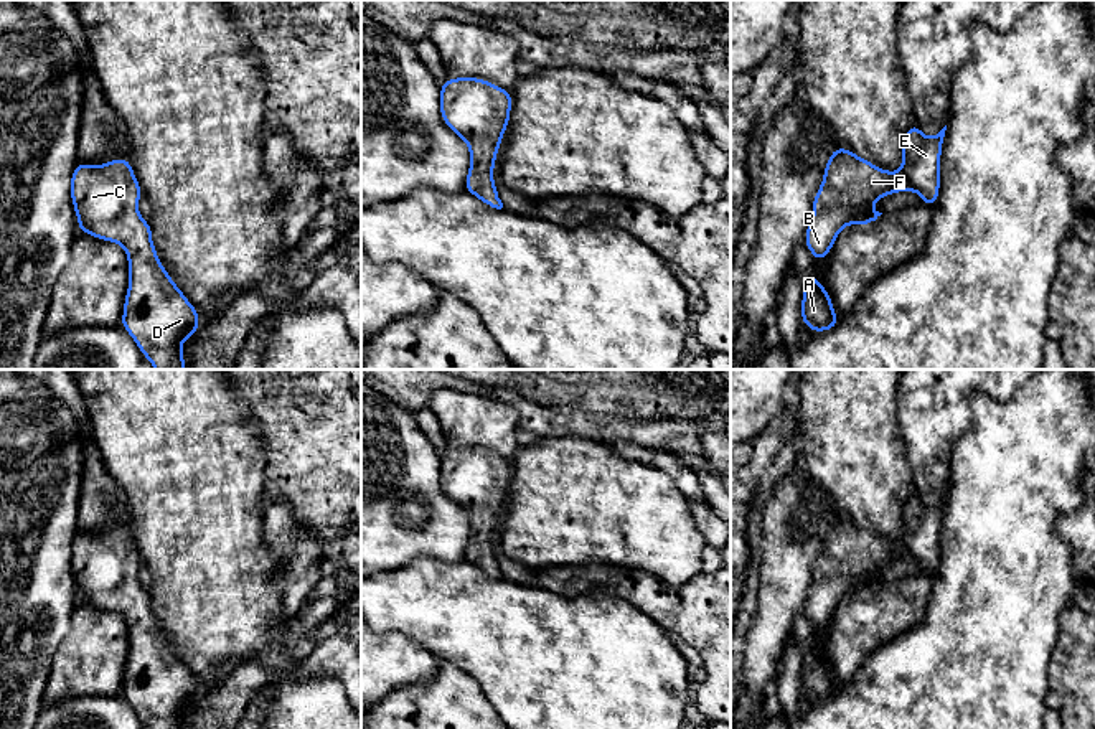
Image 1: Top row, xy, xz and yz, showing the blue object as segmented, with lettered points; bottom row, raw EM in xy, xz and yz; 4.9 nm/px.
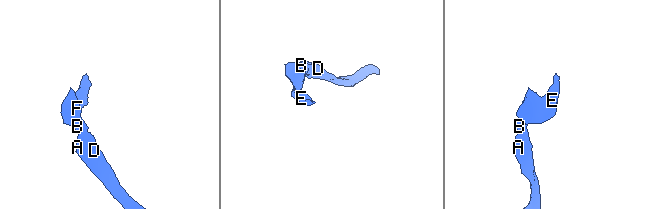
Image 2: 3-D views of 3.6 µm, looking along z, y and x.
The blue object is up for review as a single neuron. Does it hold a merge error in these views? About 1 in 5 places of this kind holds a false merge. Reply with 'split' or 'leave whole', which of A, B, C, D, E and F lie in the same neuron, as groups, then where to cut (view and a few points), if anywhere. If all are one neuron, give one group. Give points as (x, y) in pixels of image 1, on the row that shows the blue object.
leave whole | A B C D E F | no cut

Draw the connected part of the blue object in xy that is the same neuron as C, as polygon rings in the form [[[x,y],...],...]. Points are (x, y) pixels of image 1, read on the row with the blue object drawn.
[[[115,158],[106,165],[78,163],[71,175],[71,201],[79,231],[120,244],[127,252],[129,289],[120,325],[155,369],[186,369],[181,345],[198,333],[200,313],[158,261],[150,223],[140,216],[137,208],[142,195],[127,158]]]

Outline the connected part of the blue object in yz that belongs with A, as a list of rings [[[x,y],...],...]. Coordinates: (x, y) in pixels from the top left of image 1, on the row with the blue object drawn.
[[[803,277],[801,323],[813,332],[826,332],[841,318],[833,312],[833,300],[818,277]]]

